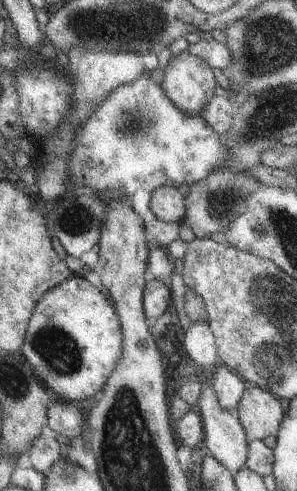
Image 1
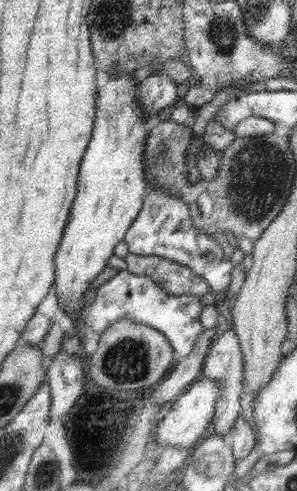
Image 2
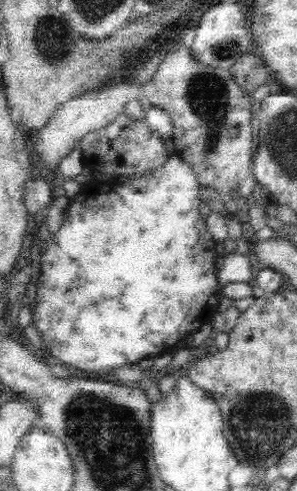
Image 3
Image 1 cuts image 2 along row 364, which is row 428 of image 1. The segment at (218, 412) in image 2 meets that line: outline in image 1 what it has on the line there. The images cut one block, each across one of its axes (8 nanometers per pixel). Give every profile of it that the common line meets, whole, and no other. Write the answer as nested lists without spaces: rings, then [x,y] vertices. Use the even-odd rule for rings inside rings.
[[[201,380],[201,396],[199,396],[199,404],[197,404],[195,410],[197,410],[199,418],[201,418],[201,424],[203,424],[203,444],[209,450],[211,458],[217,464],[221,464],[223,468],[227,468],[231,474],[235,474],[237,470],[241,470],[243,464],[245,464],[245,460],[247,460],[249,444],[247,444],[247,438],[245,438],[243,428],[239,426],[235,408],[221,410],[219,404],[217,404],[215,392],[211,390],[211,386],[205,386],[203,380]]]

